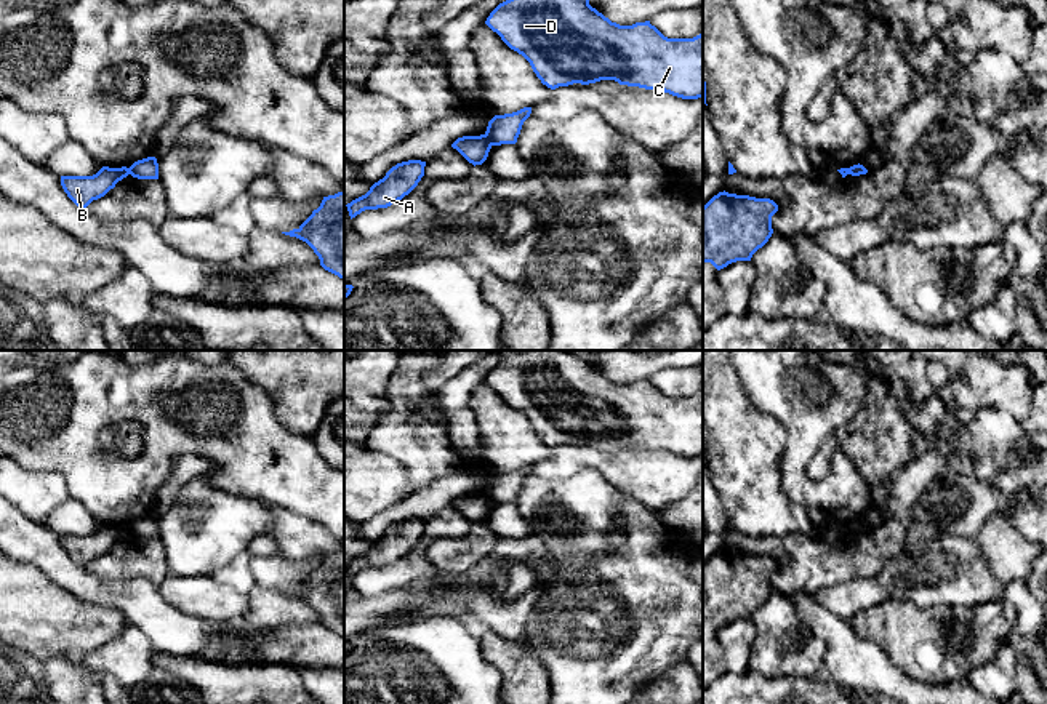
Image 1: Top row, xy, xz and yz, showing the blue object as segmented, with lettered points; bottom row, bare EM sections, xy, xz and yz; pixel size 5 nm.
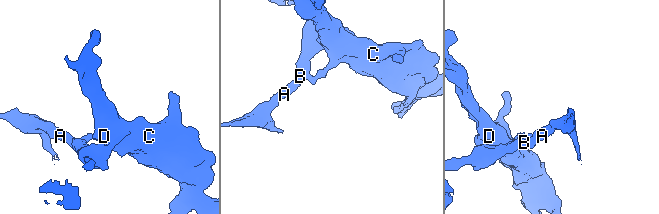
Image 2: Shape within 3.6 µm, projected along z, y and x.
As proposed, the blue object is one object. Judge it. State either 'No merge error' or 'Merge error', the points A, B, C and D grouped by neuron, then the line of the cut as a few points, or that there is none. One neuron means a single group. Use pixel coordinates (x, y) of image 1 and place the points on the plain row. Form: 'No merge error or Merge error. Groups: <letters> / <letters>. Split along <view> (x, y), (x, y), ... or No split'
Merge error. Groups: A B / C D. Split along xz (484, 493), (492, 503)

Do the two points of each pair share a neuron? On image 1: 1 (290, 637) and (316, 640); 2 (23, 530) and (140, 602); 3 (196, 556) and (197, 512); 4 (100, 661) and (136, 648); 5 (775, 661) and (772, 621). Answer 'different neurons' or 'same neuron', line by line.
1: same neuron
2: same neuron
3: same neuron
4: same neuron
5: same neuron

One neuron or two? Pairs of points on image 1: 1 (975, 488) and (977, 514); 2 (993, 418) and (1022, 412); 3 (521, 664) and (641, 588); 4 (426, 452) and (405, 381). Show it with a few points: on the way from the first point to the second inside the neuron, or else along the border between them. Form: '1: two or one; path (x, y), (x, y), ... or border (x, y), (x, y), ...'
1: one; path (977, 495), (977, 508)
2: two; border (974, 410), (998, 407), (1007, 410), (1022, 423)
3: two; border (530, 650), (545, 669), (551, 687)
4: one; path (410, 434), (410, 421), (404, 408), (405, 399)

